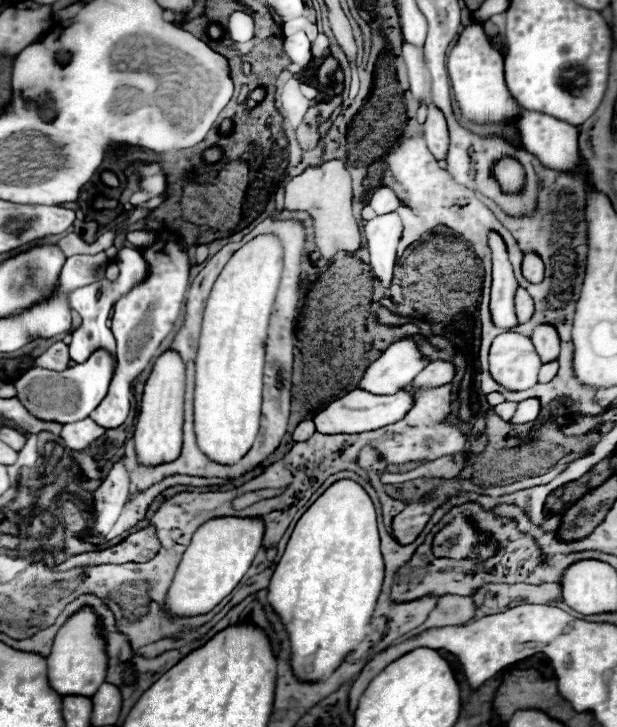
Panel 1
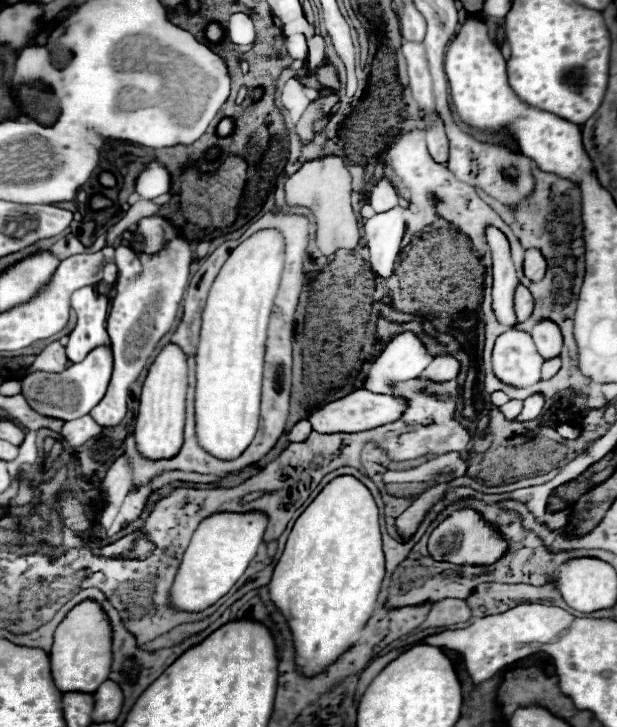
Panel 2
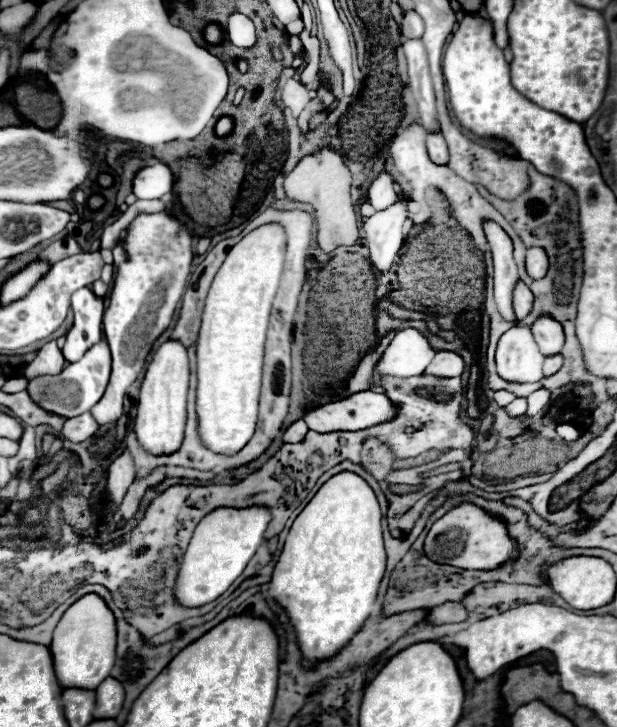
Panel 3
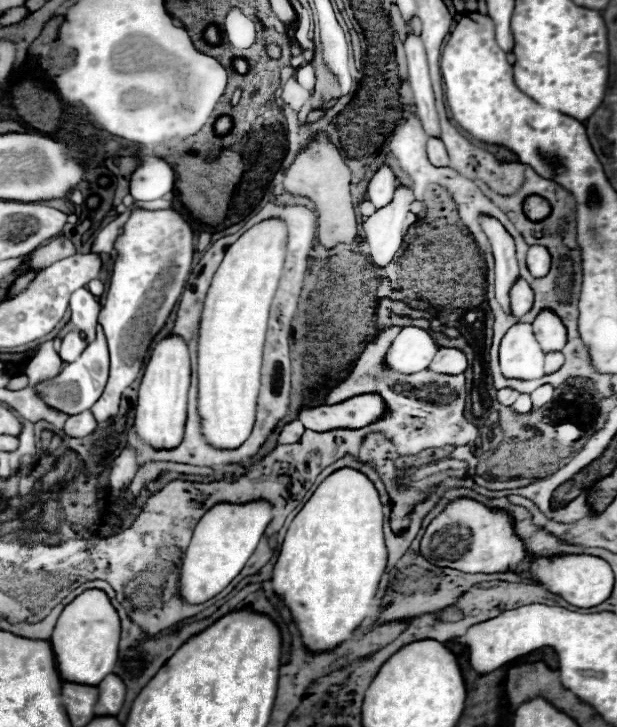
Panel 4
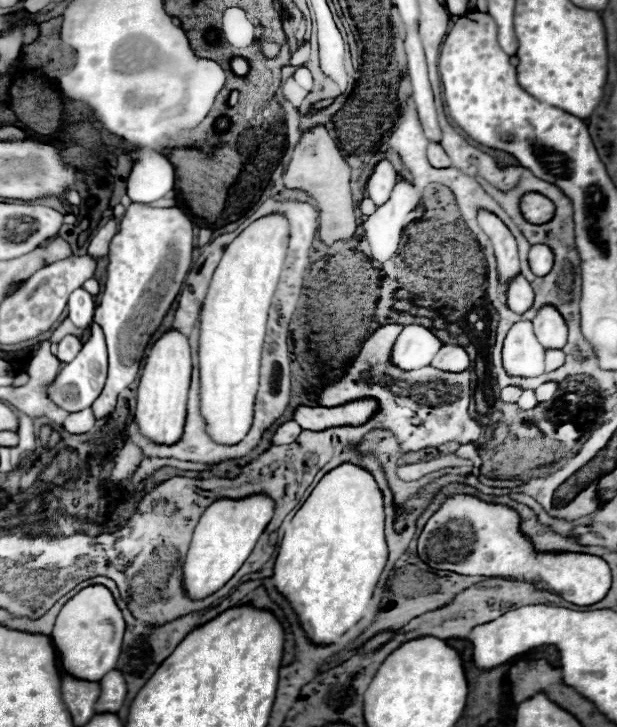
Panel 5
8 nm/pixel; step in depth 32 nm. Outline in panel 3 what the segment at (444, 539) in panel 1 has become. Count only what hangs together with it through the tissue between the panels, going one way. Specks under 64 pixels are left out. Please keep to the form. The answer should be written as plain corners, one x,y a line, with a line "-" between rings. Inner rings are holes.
462,502
454,506
452,510
448,510
442,518
438,518
432,524
432,528
428,530
426,542
424,542
424,554
436,564
448,564
448,566
456,566
462,570
496,570
504,562
518,558
518,544
514,538
508,536
508,528
500,516
490,516
484,508
472,502
-
454,528
466,532
462,534
464,542
462,540
442,540
442,542
434,540
434,536
446,534

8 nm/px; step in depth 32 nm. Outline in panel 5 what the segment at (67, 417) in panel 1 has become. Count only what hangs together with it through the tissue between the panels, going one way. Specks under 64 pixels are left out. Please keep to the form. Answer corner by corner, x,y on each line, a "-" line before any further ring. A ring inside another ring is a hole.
98,324
90,326
90,338
86,338
82,342
82,350
78,352
78,356
64,364
64,368
58,372
56,380
50,384
48,388
48,396
62,406
68,412
78,412
84,408
90,408
92,402
100,396
104,382
106,382
106,374
108,374
108,356
106,356
106,342
104,342
104,334
102,328

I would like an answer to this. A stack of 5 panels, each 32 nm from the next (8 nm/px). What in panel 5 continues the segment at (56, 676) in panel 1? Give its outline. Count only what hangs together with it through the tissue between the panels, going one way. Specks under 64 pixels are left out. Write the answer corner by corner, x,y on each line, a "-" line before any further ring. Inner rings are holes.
90,584
62,606
52,630
52,642
62,652
64,666
74,676
102,680
102,676
116,666
124,632
126,622
112,592
102,584

